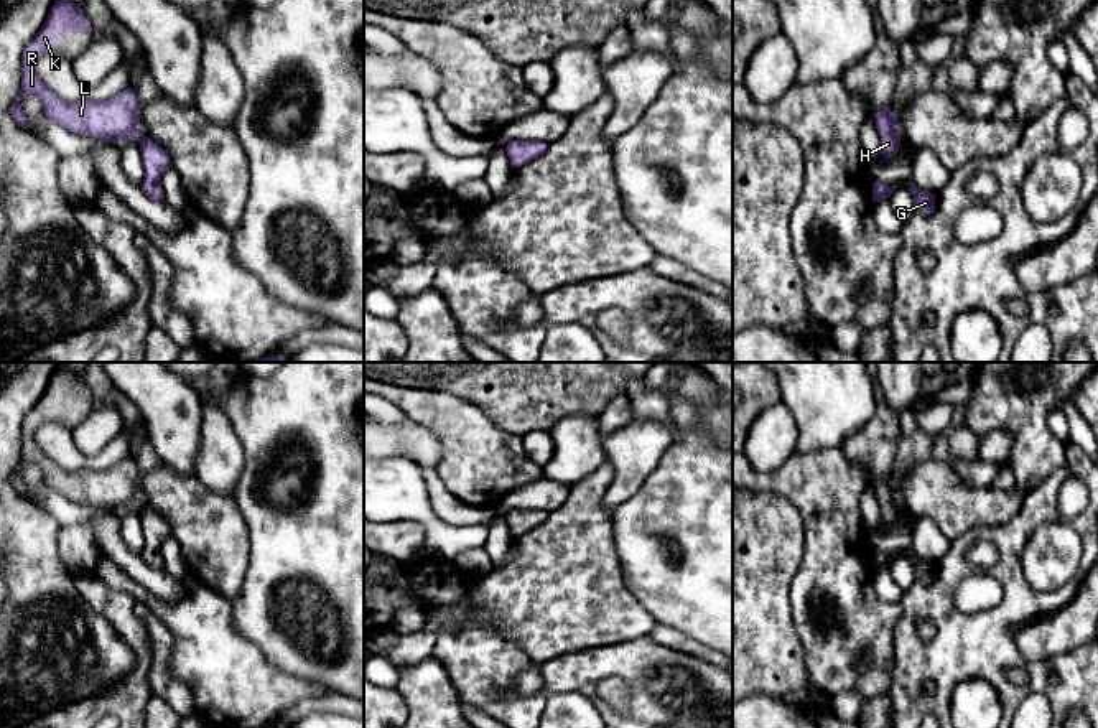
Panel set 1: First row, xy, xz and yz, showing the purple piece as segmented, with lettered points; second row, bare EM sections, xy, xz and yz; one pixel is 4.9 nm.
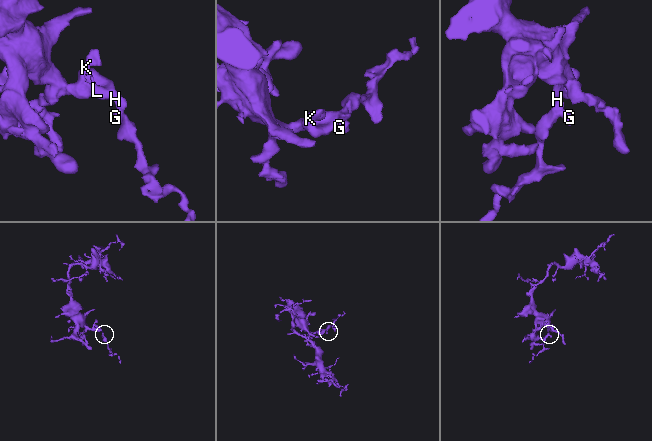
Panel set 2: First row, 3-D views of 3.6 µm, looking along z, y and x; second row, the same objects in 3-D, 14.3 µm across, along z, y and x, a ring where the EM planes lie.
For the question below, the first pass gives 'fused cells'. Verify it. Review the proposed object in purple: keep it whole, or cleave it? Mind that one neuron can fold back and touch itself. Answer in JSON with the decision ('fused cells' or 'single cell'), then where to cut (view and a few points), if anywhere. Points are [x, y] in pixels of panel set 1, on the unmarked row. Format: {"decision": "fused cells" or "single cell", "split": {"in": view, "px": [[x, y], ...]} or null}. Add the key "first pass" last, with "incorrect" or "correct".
{"decision": "single cell", "split": null, "first pass": "incorrect"}

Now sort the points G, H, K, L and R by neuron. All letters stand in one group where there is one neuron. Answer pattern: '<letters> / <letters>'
G H K L R

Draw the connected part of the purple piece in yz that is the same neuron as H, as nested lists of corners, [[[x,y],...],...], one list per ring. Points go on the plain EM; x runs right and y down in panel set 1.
[[[887,474],[884,479],[872,484],[881,504],[881,524],[892,527],[900,517],[900,506],[896,499],[896,483]]]

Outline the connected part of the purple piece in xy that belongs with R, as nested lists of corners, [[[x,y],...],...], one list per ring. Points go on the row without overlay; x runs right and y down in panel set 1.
[[[54,371],[44,394],[23,418],[21,456],[10,476],[10,484],[18,496],[28,499],[30,491],[18,469],[33,463],[43,471],[46,488],[72,502],[86,502],[105,512],[119,512],[122,507],[135,506],[145,537],[142,560],[150,568],[163,570],[161,544],[171,537],[170,524],[158,512],[137,501],[140,474],[135,458],[128,456],[109,469],[63,469],[36,443],[36,430],[43,423],[56,423],[59,402],[89,400],[92,402],[91,390],[79,372]]]

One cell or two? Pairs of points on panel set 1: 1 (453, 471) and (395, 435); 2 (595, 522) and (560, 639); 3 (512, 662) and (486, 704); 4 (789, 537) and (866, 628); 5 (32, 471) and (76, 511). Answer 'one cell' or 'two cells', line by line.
1: two cells
2: one cell
3: one cell
4: two cells
5: one cell

